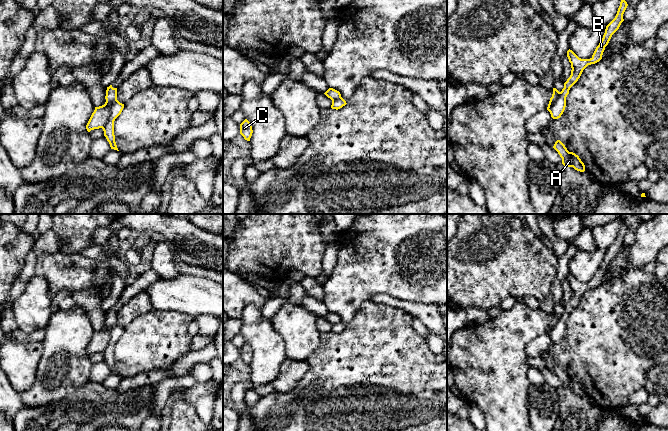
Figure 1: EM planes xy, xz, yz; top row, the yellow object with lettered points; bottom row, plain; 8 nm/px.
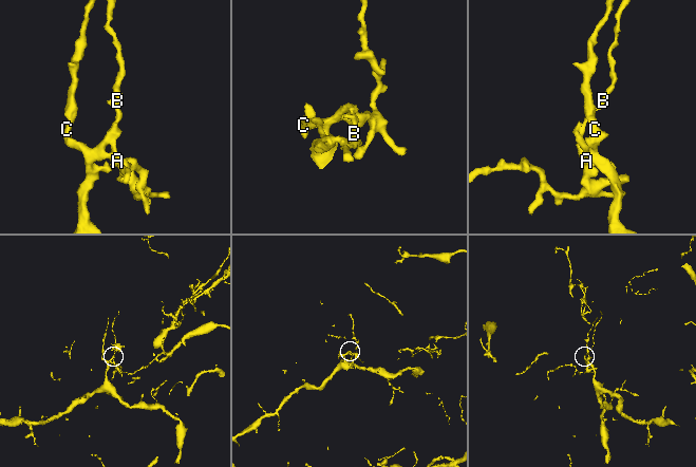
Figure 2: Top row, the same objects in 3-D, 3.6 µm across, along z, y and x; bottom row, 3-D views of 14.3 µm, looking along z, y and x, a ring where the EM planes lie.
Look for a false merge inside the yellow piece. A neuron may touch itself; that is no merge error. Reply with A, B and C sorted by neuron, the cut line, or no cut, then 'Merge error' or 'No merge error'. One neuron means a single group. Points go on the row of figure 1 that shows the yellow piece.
Groups: A B / C. Split along xy (116, 98), (111, 105), (109, 118), (102, 128). Merge error

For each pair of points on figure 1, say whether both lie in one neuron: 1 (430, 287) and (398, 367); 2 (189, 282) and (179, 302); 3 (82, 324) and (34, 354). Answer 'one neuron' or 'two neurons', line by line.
1: two neurons
2: one neuron
3: two neurons

